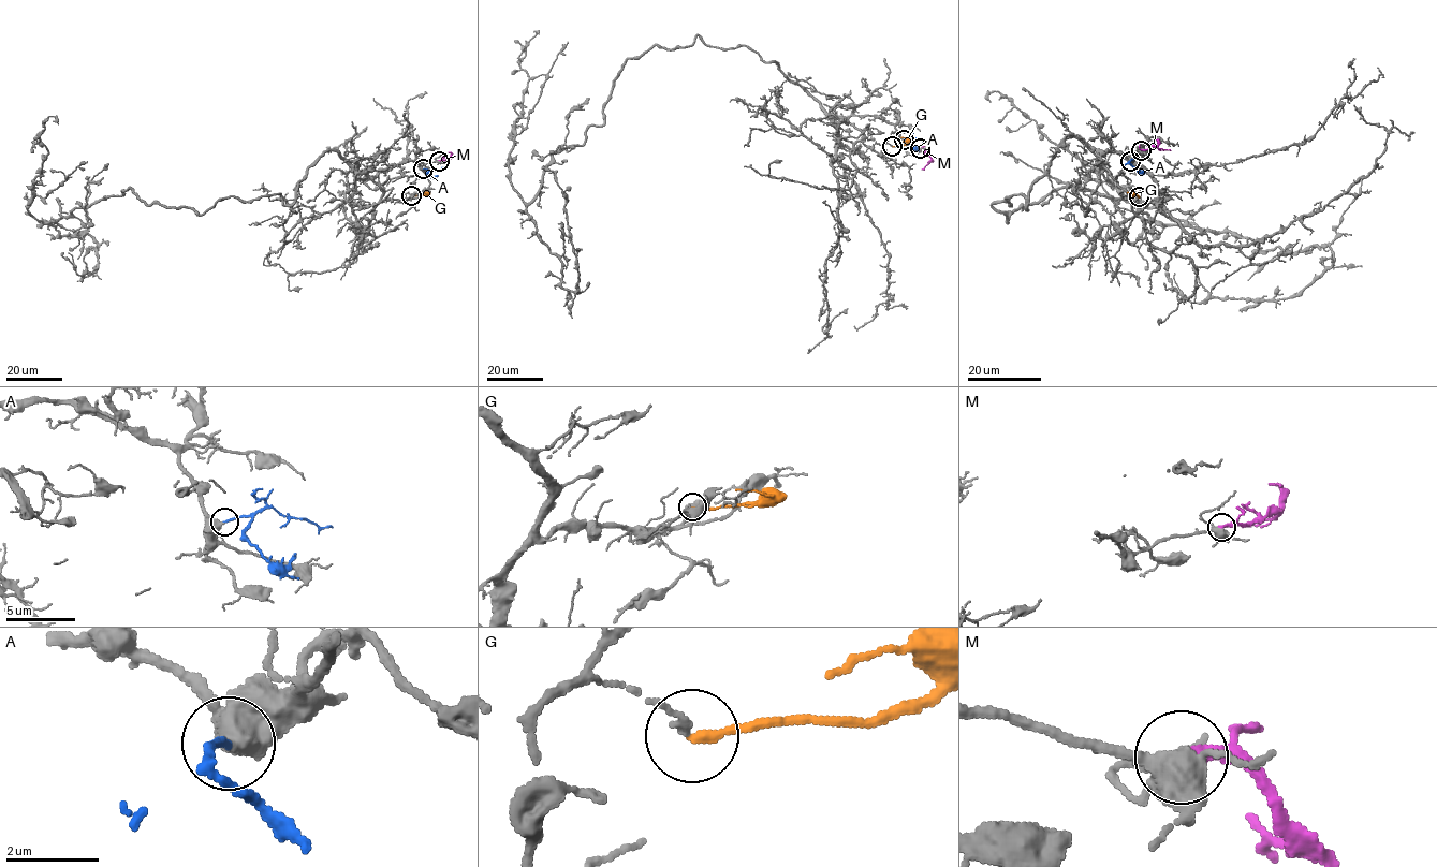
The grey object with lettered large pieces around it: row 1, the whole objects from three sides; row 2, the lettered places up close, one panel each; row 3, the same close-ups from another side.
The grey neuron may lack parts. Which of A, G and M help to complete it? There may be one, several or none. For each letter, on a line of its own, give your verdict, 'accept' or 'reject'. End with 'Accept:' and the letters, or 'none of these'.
A: accept
G: reject
M: reject
Accept: A

